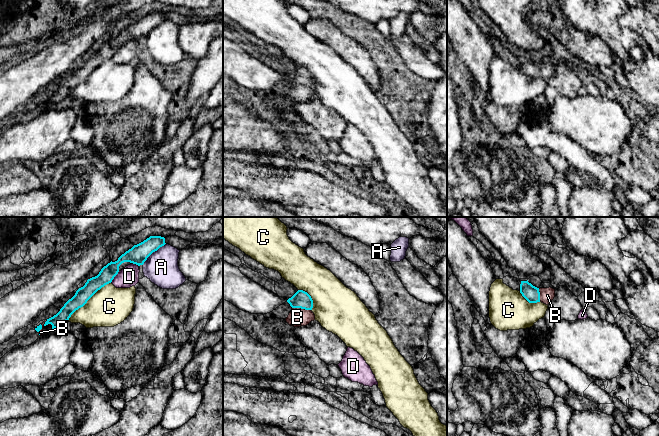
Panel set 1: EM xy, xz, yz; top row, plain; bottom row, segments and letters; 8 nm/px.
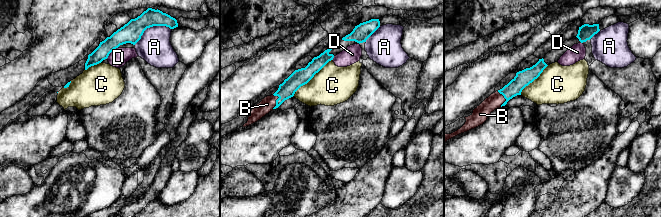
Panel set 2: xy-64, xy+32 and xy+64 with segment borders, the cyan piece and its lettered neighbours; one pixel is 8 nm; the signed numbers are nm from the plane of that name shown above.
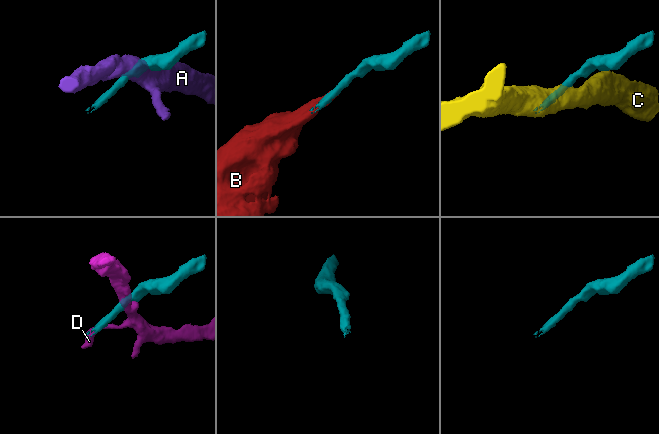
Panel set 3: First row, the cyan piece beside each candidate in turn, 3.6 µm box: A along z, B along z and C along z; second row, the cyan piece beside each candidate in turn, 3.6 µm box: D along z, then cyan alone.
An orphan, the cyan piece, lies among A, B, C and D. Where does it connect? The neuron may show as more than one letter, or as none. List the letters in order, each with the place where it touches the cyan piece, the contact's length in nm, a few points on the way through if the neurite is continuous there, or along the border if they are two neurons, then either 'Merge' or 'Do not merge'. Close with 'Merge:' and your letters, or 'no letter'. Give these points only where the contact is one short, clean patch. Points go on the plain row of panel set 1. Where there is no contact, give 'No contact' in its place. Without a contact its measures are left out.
A: Touches cyan at xy (153, 27). Shared border 260 nm. Do not merge
B: Touches cyan at xz (301, 84). Shared border 150 nm. Merge
C: Touches cyan at xy (88, 75). Shared border 460 nm. Boundary: xy (110, 58), (102, 62), (67, 96). Do not merge
D: Touches cyan at xy (114, 52). Shared border 120 nm. Boundary: xy (119, 47), (110, 58). Do not merge
Merge: B

